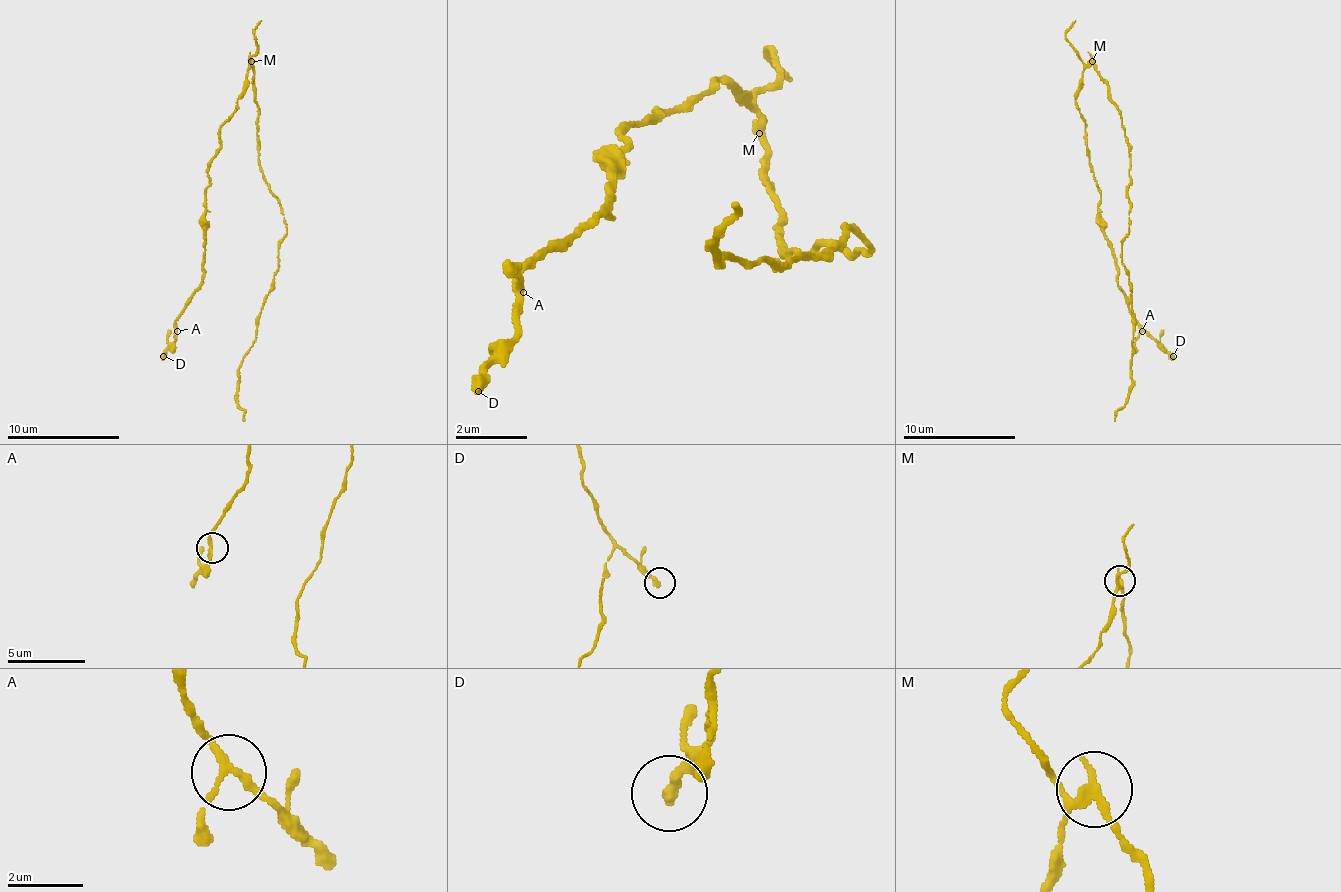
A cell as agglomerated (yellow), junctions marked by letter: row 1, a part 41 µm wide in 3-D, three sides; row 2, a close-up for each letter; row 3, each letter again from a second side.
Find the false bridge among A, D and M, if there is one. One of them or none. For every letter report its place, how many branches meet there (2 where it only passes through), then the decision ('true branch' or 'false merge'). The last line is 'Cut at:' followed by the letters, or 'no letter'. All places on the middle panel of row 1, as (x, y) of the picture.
A: place (523, 292); branches 3; true branch
D: place (478, 391); branches 1; true branch
M: place (759, 133); branches 3; false merge
Cut at: M

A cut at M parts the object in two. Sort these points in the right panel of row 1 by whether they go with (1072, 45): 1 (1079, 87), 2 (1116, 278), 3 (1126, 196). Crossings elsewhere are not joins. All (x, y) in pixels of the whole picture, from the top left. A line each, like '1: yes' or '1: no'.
1: yes
2: yes
3: no

